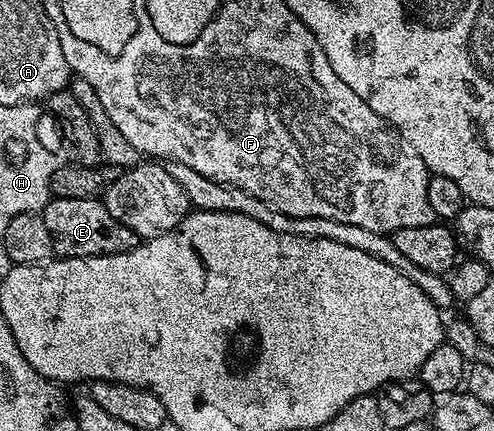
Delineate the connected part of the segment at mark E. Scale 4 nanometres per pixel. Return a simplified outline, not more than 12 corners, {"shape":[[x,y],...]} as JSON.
{"shape":[[100,198],[44,203],[62,258],[130,252],[138,244]]}

